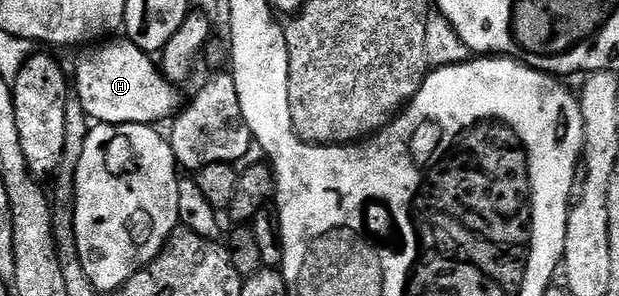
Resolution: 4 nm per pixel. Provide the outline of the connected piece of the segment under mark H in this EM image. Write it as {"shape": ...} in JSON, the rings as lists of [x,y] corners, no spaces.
{"shape":[[[116,38],[105,44],[89,49],[80,60],[74,76],[74,92],[78,94],[83,110],[95,123],[110,125],[157,125],[158,122],[173,119],[182,108],[181,92],[175,85],[165,79],[153,57],[134,46],[127,38]]]}

